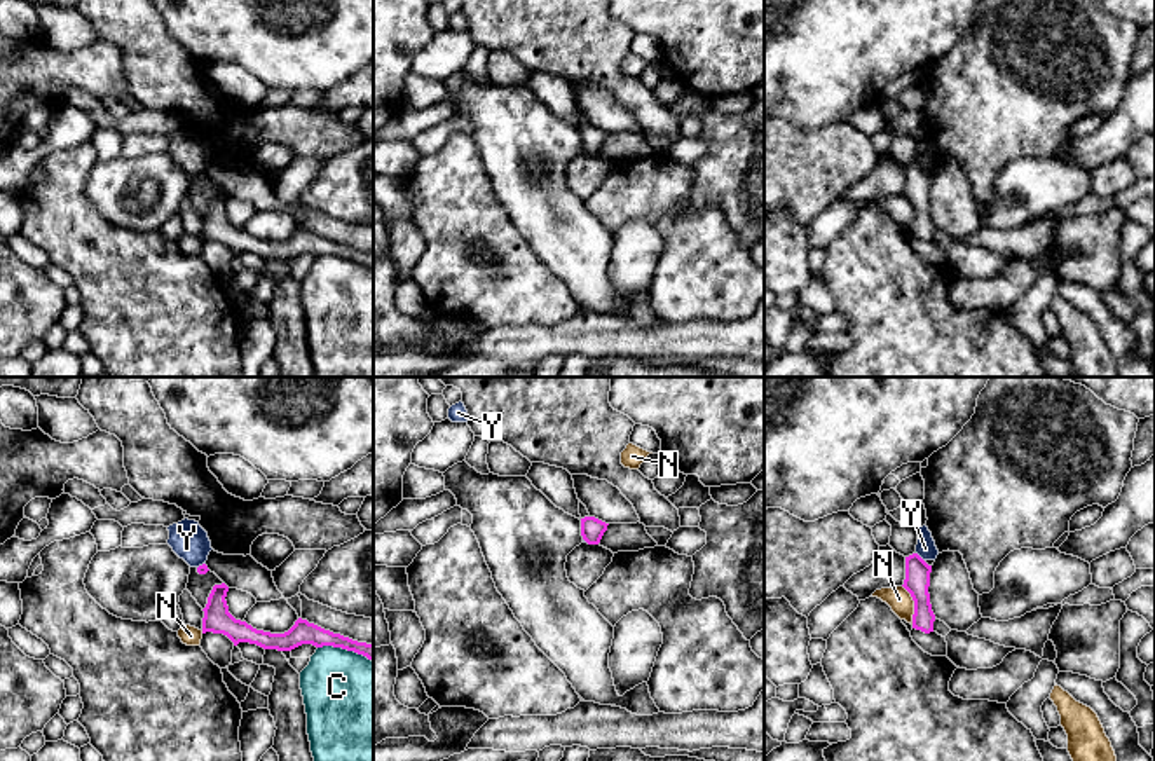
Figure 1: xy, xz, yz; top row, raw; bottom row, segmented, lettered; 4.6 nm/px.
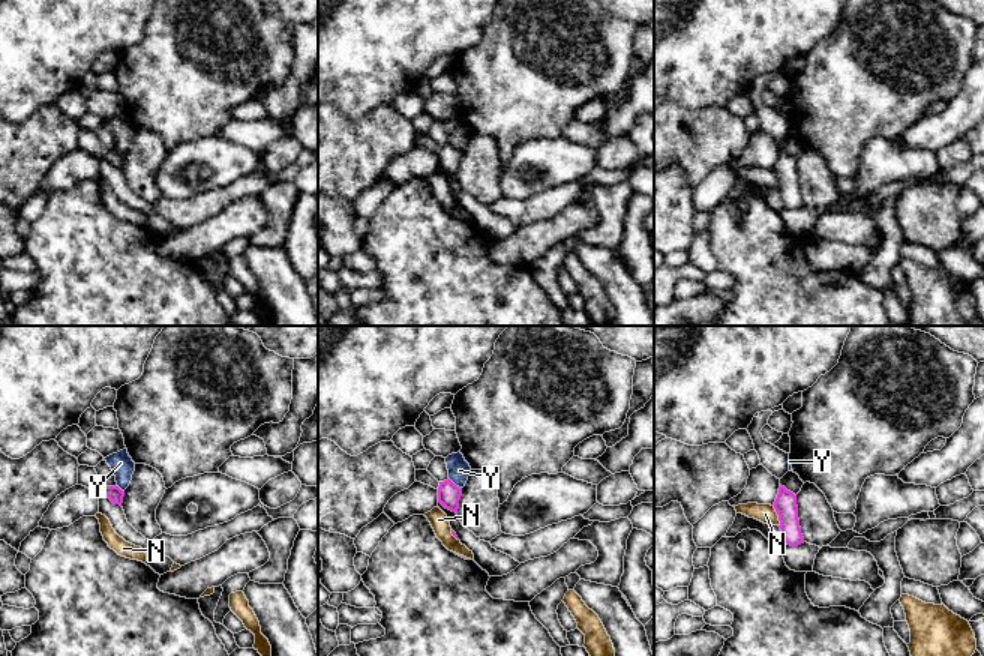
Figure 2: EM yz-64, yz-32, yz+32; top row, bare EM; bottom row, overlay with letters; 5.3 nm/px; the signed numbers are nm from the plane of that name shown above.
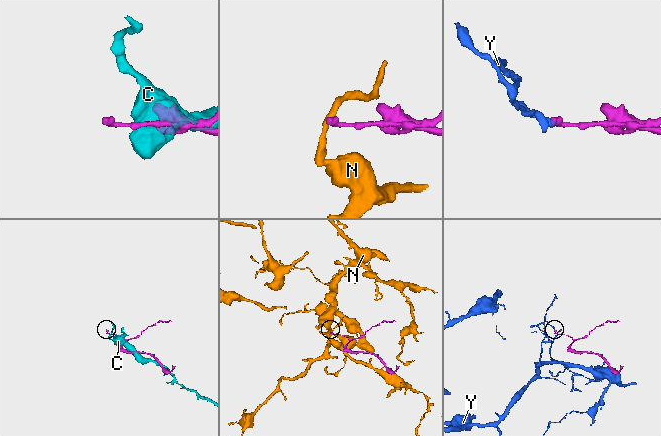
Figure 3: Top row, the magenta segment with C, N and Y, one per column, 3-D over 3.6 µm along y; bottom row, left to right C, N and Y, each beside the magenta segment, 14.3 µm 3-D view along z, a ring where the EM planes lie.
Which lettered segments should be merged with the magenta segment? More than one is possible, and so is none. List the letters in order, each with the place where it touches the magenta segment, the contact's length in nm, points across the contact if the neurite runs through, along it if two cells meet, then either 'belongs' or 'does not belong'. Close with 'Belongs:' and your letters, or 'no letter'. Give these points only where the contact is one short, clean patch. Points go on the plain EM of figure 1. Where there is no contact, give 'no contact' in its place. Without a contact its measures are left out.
C: meets magenta in xy at (346, 257); contact 260 nm long; does not belong
N: meets magenta in yz at (915, 213); contact 190 nm long; border along yz (902, 194), (913, 210), (913, 233); does not belong
Y: meets magenta in yz at (920, 166); contact 60 nm long; border along yz (916, 161), (923, 170); does not belong
Belongs: no letter

